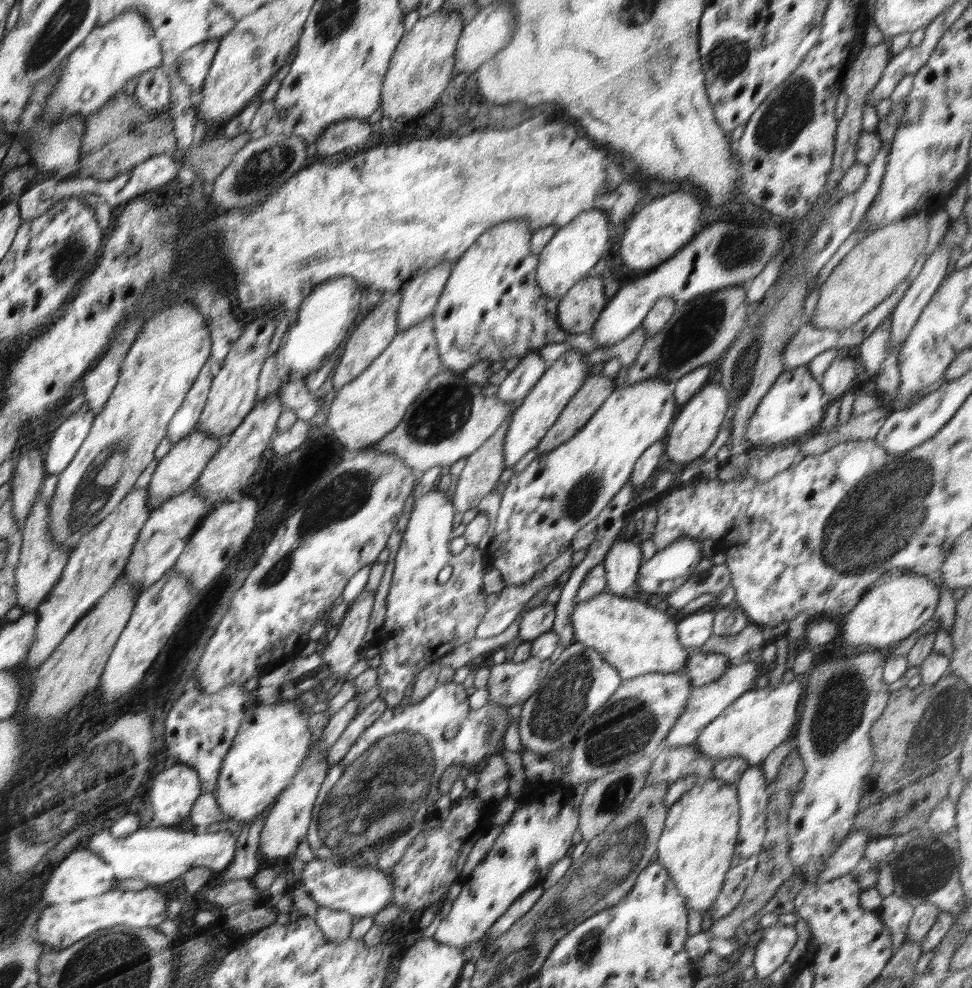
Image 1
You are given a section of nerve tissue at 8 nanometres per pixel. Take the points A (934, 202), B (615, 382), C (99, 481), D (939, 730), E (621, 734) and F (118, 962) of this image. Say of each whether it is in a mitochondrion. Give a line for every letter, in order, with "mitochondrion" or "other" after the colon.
A: other
B: other
C: mitochondrion
D: mitochondrion
E: mitochondrion
F: mitochondrion

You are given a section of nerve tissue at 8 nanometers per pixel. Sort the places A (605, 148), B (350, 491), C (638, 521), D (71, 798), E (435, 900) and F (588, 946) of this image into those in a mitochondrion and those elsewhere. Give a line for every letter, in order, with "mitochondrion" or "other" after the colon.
A: other
B: mitochondrion
C: other
D: mitochondrion
E: other
F: mitochondrion

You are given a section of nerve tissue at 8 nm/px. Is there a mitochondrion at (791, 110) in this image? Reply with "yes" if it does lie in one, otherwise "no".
yes

